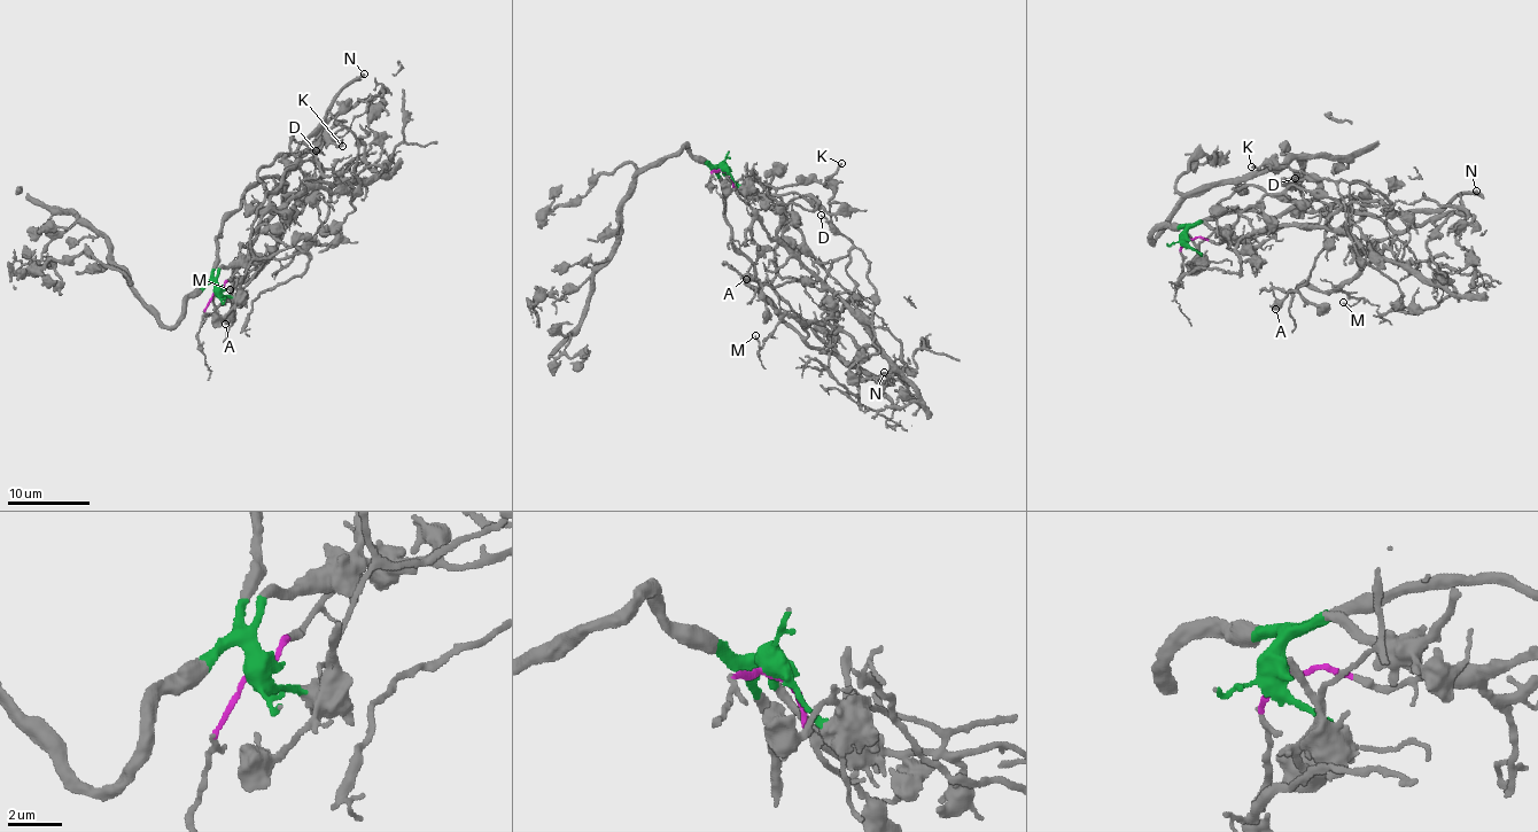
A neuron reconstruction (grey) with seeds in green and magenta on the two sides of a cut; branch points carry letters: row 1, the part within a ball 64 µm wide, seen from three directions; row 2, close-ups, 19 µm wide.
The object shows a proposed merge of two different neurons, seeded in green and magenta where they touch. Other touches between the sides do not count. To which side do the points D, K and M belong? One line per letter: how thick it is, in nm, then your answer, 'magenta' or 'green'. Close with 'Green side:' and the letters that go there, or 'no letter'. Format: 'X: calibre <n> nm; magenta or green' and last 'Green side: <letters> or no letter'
D: calibre 130 nm; magenta
K: calibre 170 nm; magenta
M: calibre 130 nm; magenta
Green side: no letter

